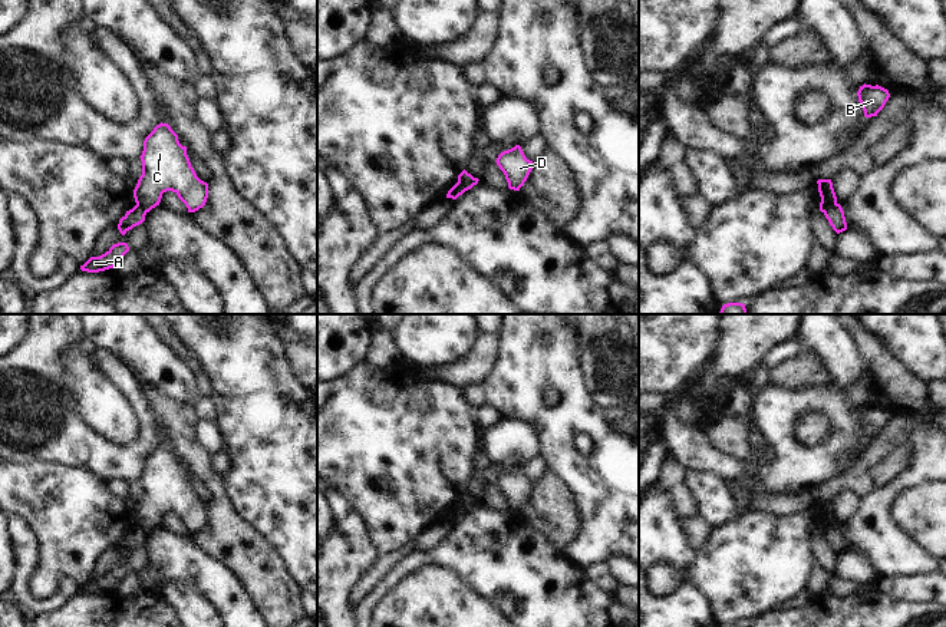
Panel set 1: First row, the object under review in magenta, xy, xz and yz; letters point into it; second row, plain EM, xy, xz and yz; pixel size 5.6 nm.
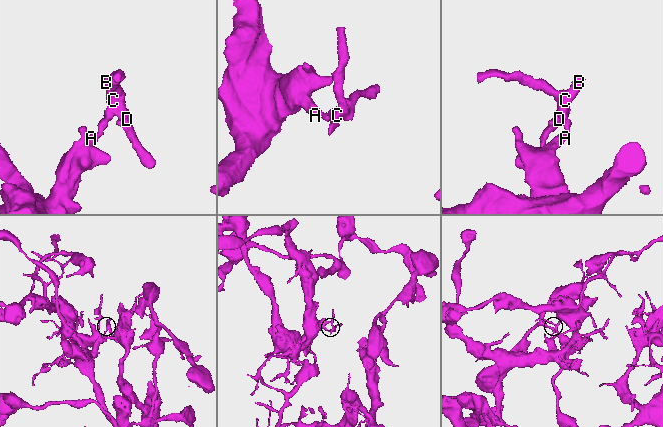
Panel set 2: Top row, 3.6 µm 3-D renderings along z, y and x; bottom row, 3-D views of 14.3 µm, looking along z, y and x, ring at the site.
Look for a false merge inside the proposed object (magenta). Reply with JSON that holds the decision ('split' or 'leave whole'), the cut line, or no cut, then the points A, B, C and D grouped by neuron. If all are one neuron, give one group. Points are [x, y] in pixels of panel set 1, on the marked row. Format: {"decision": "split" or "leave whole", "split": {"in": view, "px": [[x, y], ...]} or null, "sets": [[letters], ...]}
{"decision": "split", "split": {"in": "yz", "px": [[836, 203], [823, 211]]}, "sets": [["A"], ["B", "C", "D"]]}

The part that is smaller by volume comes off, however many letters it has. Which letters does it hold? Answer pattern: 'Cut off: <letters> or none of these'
Cut off: B, C, D

